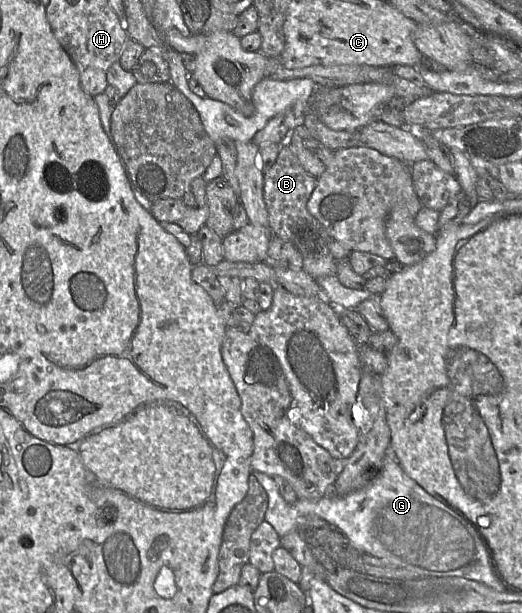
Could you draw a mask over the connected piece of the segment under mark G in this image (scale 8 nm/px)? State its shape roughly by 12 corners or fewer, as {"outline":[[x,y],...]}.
{"outline":[[386,451],[379,476],[340,496],[268,496],[280,538],[306,516],[359,551],[421,576],[504,591],[475,526]]}

